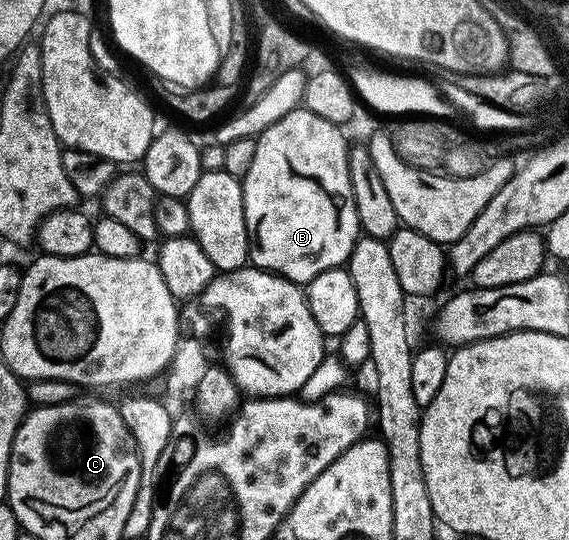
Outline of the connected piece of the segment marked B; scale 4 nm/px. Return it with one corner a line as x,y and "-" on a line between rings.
298,108
291,111
287,116
283,116
283,120
279,120
275,124
271,124
271,128
267,128
257,138
257,147
255,148
255,160
251,160
251,168
245,173
243,179
243,204
245,205
245,223
247,224
247,232
251,235
249,248
249,262
256,269
268,270
271,274
280,274
282,278
288,278
290,282
298,284
307,284
315,276
319,276
319,272
327,272
328,270
336,270
344,267
348,263
353,246
359,237
359,227
357,225
357,209
355,208
355,200
351,192
351,176
349,175
349,148
350,143
345,142
345,138
341,135
342,127
335,122
323,120
323,116
315,116
315,112
304,108

